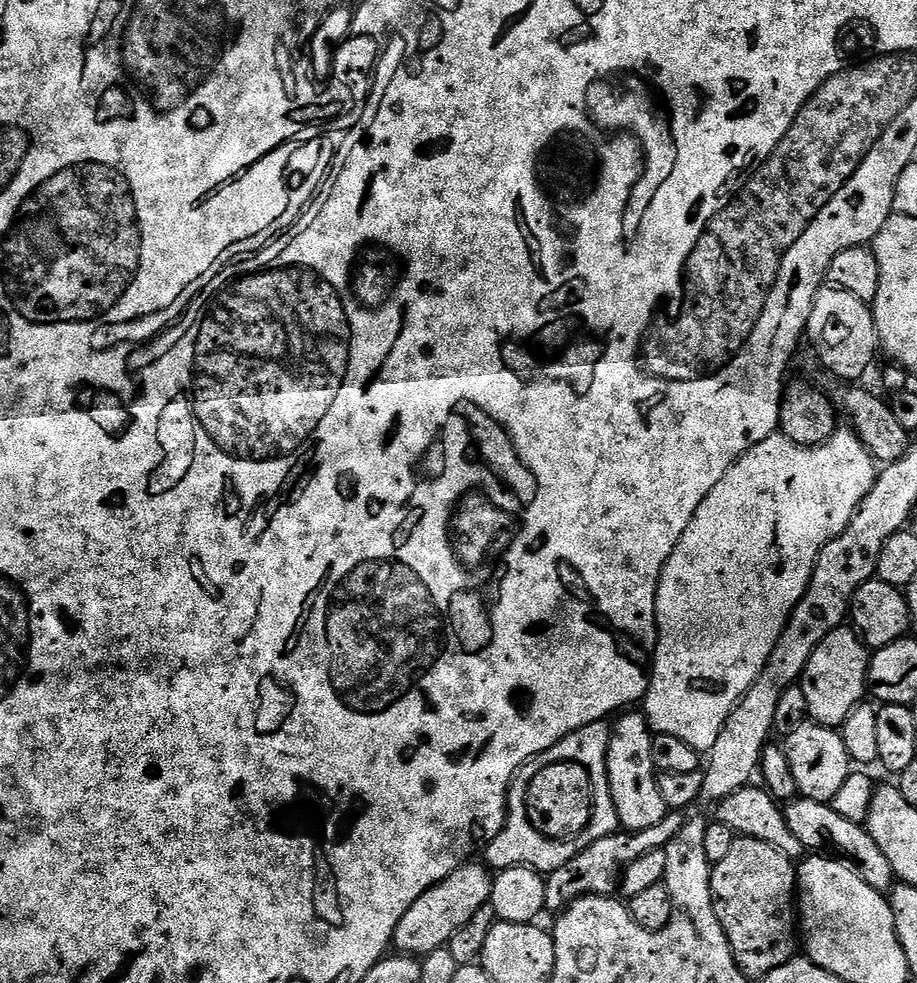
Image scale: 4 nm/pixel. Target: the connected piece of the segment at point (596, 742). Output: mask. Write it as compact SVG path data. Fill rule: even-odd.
M607 719L598 722L590 722L578 730L574 730L566 738L562 738L554 746L550 746L546 751L539 752L534 759L529 760L523 768L516 774L516 779L512 781L512 787L508 789L508 802L506 805L506 819L502 830L496 837L483 849L483 859L487 867L492 870L501 868L532 868L535 872L541 874L552 873L560 866L565 866L575 855L586 850L591 843L598 839L606 838L608 835L614 835L620 828L618 814L614 810L614 798L610 798L610 782L608 781L608 771L606 770L606 758L610 750L610 738L612 737L612 724ZM564 758L574 758L584 762L592 774L594 774L594 784L596 784L596 810L594 810L594 820L586 834L582 834L580 840L572 844L552 844L544 838L538 836L538 832L532 830L530 822L526 820L526 810L524 810L524 792L526 792L526 782L546 764L554 760Z

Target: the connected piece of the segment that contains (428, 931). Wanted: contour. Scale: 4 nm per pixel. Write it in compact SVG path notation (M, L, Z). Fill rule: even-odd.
M476 863L463 864L451 872L442 882L426 890L426 894L422 894L422 898L418 898L418 902L414 902L406 914L402 914L402 922L398 922L396 933L392 936L392 944L397 953L423 958L445 947L448 939L458 934L458 930L462 930L462 926L474 918L474 913L491 901L493 873L483 863Z

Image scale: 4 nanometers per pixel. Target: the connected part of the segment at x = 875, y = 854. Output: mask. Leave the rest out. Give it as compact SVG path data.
M797 798L791 801L783 811L790 830L794 830L798 842L802 842L805 850L812 854L823 854L829 858L841 860L864 879L866 886L885 894L891 893L894 887L892 867L886 859L886 854L882 854L878 842L870 838L864 824L855 824L842 818L832 809L831 803L819 804L817 800Z

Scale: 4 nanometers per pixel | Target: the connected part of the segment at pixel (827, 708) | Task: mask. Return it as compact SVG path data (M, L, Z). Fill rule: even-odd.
M848 626L835 628L810 654L806 670L801 674L798 686L806 694L806 706L813 724L839 729L848 715L865 699L868 692L868 661L870 649L859 632Z

